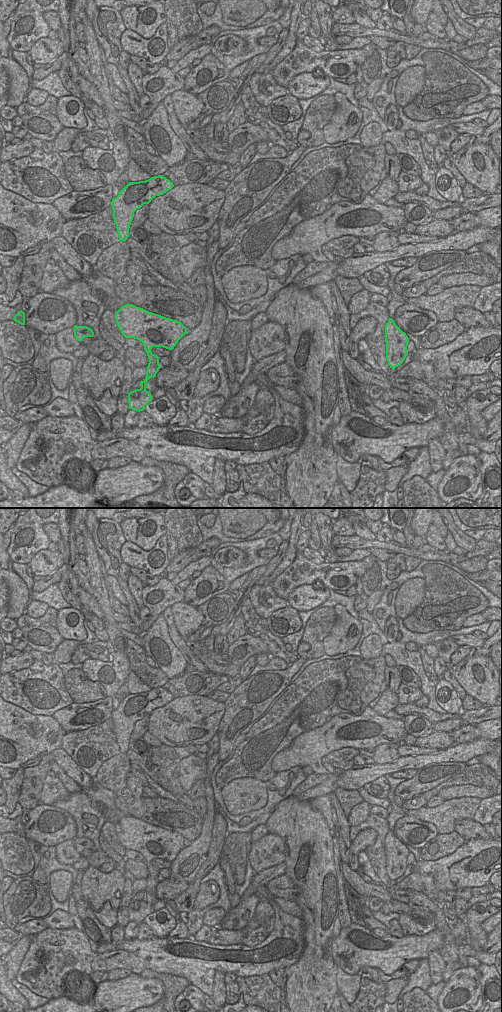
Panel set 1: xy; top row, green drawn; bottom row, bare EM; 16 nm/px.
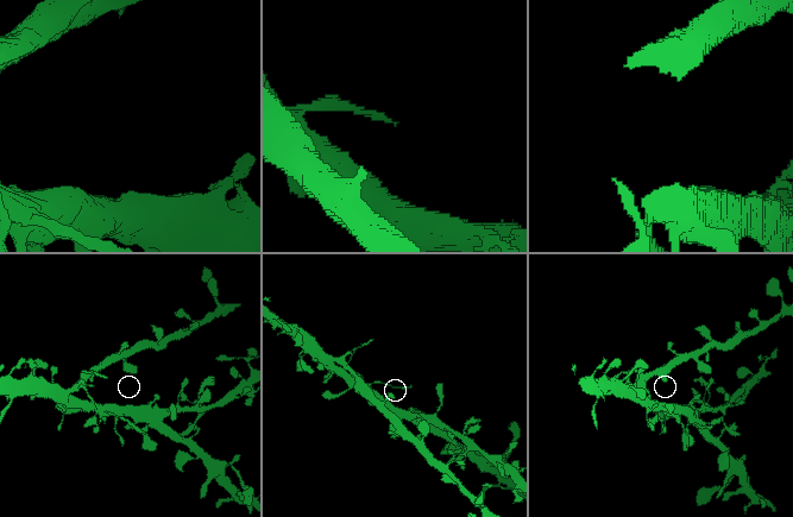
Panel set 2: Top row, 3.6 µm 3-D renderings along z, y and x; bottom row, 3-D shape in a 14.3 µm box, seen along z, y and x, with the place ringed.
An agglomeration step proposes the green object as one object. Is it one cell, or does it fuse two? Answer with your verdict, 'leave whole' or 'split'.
leave whole

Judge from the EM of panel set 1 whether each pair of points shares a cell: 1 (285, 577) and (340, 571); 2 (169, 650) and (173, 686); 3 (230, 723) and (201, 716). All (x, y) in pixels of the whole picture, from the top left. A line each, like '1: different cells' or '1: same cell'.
1: same cell
2: different cells
3: different cells

